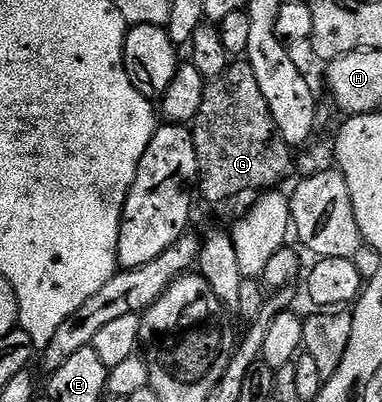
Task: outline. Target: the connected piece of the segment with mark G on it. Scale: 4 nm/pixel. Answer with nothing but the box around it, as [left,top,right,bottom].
[190,60,293,202]

